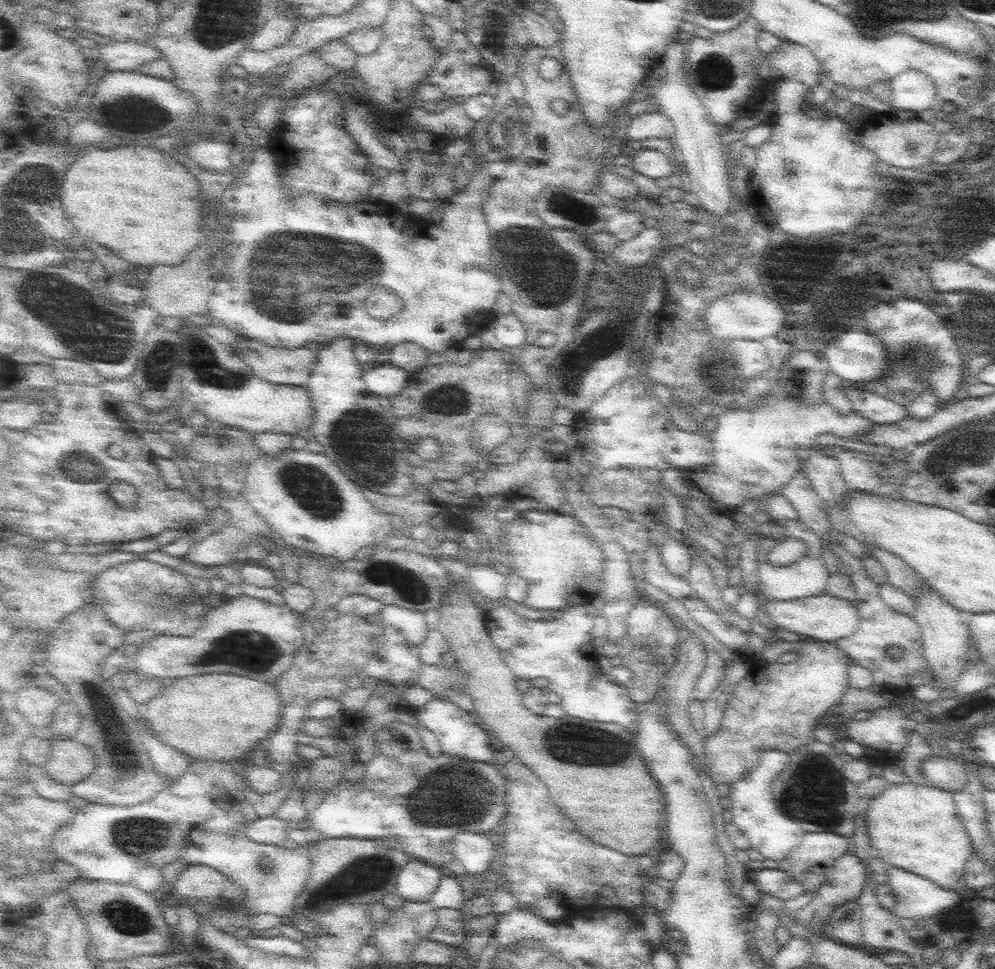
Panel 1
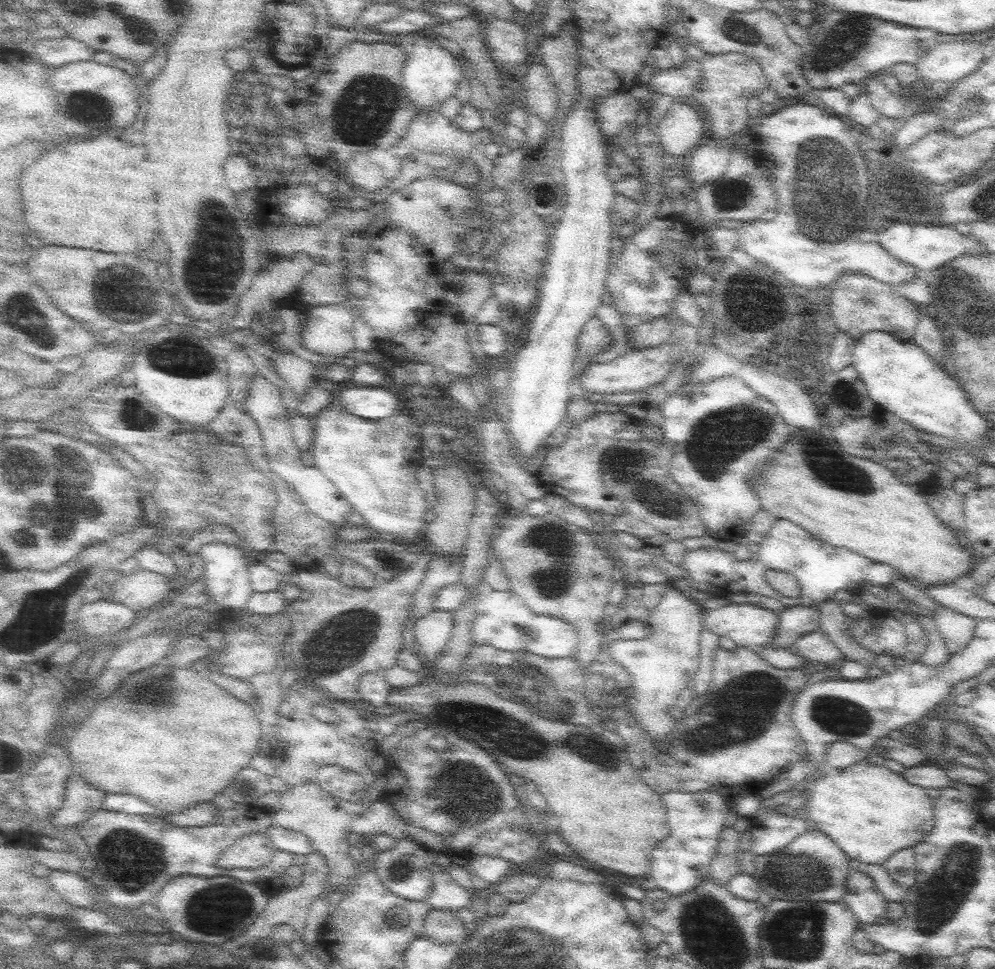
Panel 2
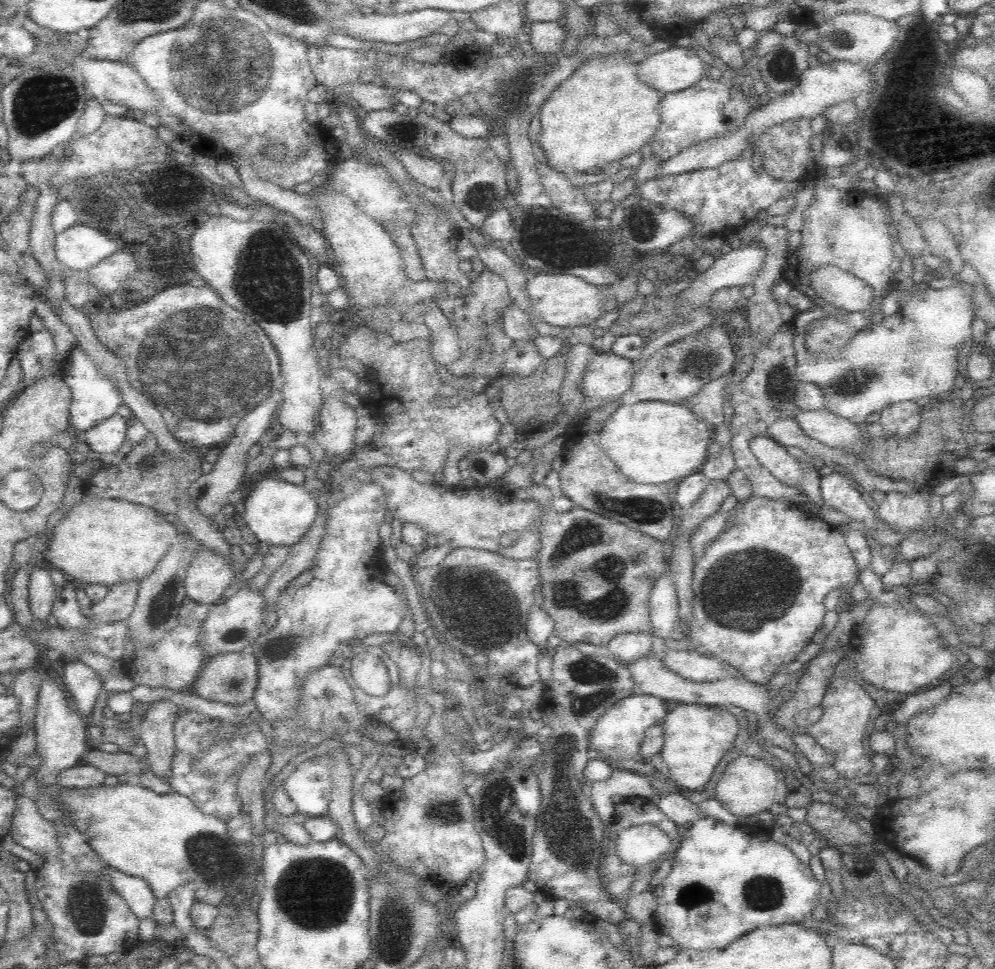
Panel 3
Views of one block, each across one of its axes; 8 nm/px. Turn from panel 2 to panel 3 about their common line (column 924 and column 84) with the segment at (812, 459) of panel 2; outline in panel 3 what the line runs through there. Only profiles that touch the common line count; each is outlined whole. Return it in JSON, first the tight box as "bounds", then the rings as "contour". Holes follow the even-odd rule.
{"bounds":[45,493,179,587],"contour":[[[84,493],[83,497],[64,515],[64,518],[58,521],[56,526],[51,526],[49,528],[50,536],[45,540],[47,546],[45,552],[45,564],[52,564],[52,566],[49,567],[61,570],[66,580],[72,580],[81,587],[90,584],[102,584],[112,587],[125,581],[142,581],[146,578],[147,574],[150,574],[151,570],[154,570],[158,565],[158,562],[160,562],[164,557],[164,554],[168,551],[168,548],[170,548],[171,543],[179,540],[178,530],[176,530],[172,523],[166,521],[156,510],[149,506],[121,500],[121,498],[106,498],[105,496],[102,496],[102,498],[92,498],[89,494]]]}

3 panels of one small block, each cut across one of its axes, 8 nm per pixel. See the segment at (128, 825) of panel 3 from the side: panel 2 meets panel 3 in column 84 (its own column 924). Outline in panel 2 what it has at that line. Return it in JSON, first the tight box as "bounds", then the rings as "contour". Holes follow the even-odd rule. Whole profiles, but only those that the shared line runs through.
{"bounds":[796,760,935,865],"contour":[[[865,760],[862,762],[858,762],[841,770],[840,772],[834,773],[822,773],[820,772],[815,778],[814,781],[807,784],[807,786],[803,790],[797,789],[796,792],[801,792],[802,794],[806,793],[807,798],[804,800],[804,809],[803,813],[806,815],[806,819],[811,824],[814,824],[813,827],[818,827],[822,829],[828,836],[832,836],[834,838],[834,842],[838,843],[838,846],[842,848],[842,850],[849,856],[850,859],[854,858],[859,860],[864,865],[867,864],[879,864],[883,865],[893,854],[896,854],[899,850],[903,848],[908,848],[909,846],[916,846],[924,836],[930,834],[930,831],[934,828],[935,825],[935,813],[934,813],[934,799],[928,797],[926,793],[926,789],[922,788],[922,786],[918,786],[917,784],[912,784],[908,782],[902,773],[897,773],[890,768],[886,768],[886,766],[882,765],[869,765],[865,763]]]}

